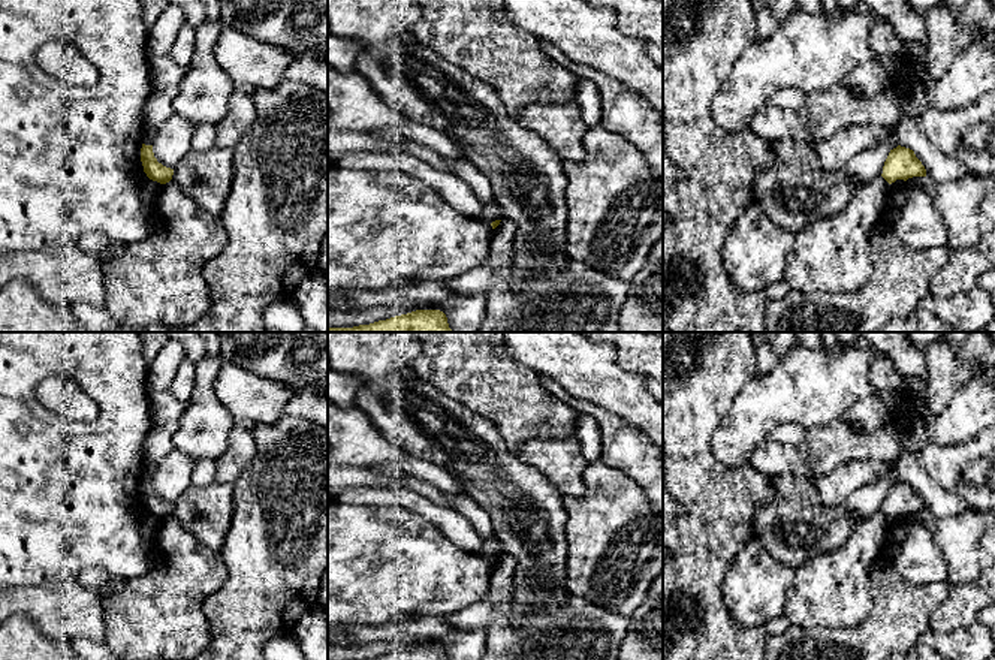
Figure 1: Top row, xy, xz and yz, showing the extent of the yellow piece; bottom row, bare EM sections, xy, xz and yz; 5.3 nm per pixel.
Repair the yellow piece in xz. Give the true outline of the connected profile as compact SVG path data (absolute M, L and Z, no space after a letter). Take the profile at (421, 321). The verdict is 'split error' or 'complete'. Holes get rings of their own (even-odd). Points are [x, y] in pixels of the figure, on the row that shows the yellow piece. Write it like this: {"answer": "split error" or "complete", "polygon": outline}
{"answer": "complete", "polygon": "M416 310L407 314L353 328L328 328L328 332L452 332L440 310Z"}

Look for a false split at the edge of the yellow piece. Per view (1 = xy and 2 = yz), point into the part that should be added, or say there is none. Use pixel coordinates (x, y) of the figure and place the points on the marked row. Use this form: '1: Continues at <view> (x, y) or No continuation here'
1: No continuation here
2: No continuation here

